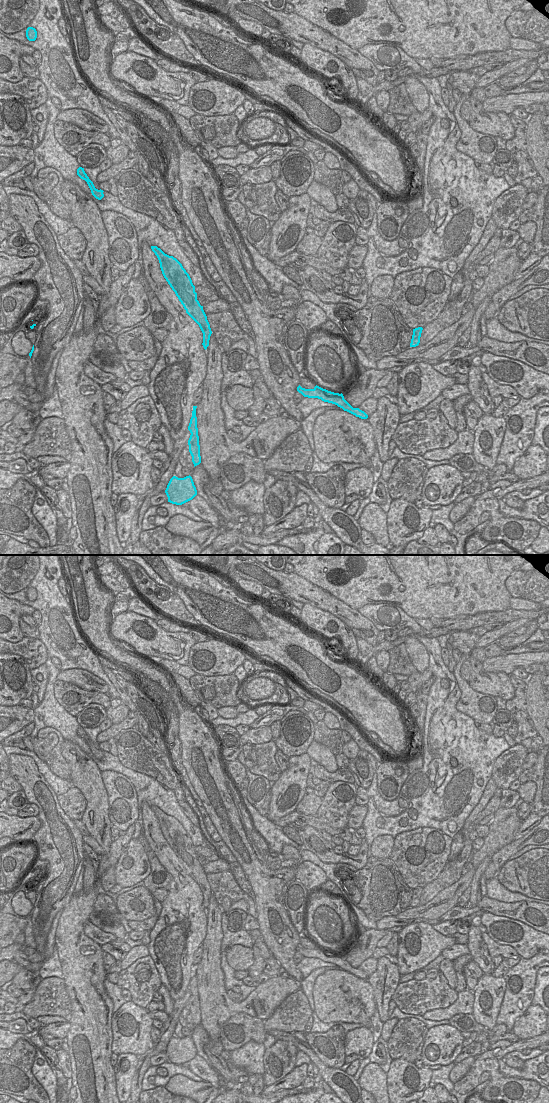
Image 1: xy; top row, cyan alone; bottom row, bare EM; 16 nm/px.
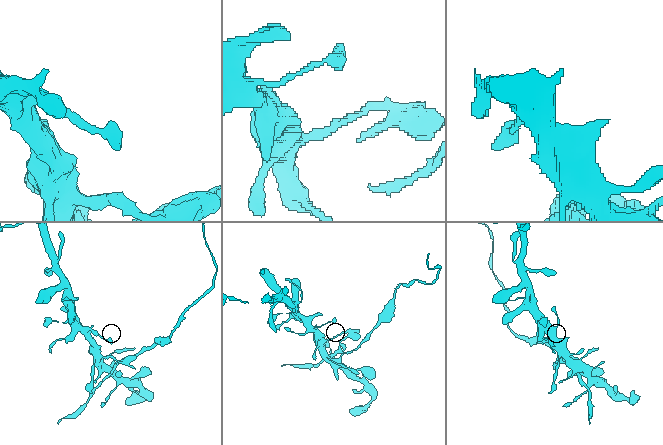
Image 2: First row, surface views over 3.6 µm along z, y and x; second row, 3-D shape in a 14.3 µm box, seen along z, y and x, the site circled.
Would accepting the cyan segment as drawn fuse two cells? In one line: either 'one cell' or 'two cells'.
two cells

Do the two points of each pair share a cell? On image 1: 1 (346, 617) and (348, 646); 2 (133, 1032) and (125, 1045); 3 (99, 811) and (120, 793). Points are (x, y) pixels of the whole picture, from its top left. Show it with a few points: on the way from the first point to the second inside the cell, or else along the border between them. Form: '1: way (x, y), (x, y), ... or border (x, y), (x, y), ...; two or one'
1: border (328, 612), (339, 618), (356, 637); two
2: way (130, 1035), (125, 1042); one
3: border (101, 780), (107, 795), (108, 819), (111, 826); two

